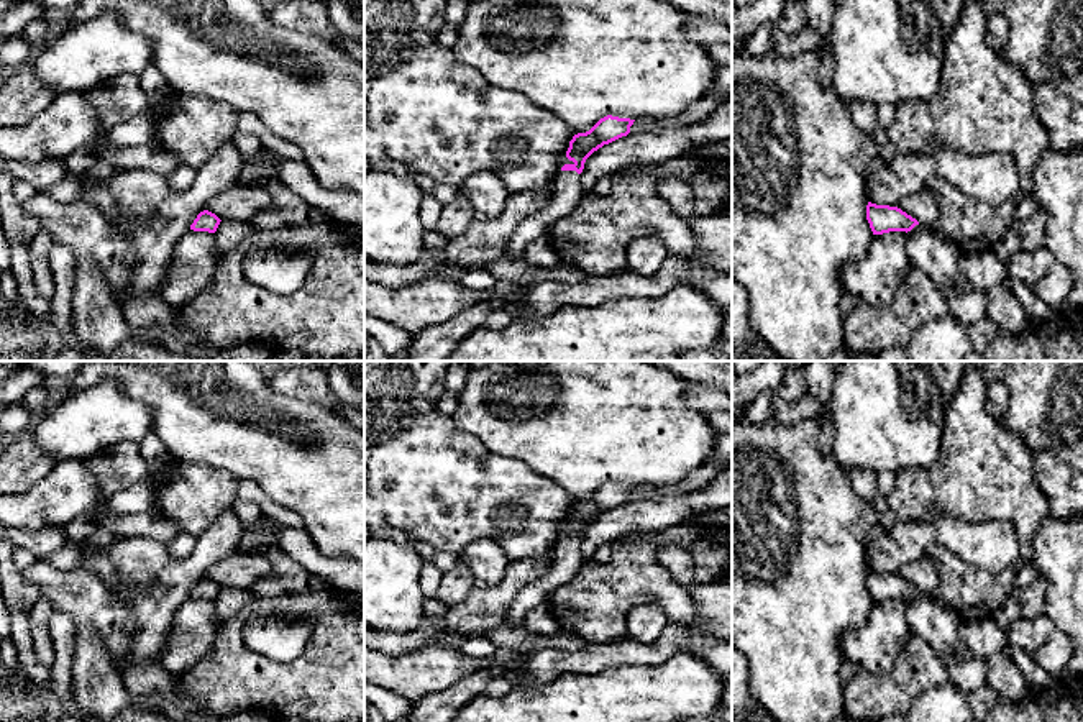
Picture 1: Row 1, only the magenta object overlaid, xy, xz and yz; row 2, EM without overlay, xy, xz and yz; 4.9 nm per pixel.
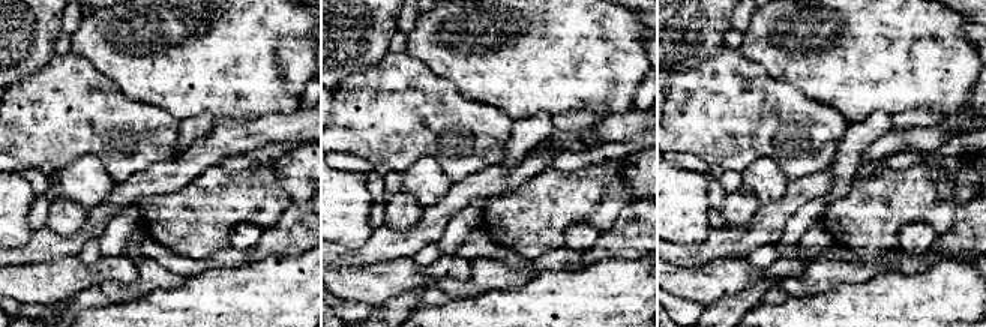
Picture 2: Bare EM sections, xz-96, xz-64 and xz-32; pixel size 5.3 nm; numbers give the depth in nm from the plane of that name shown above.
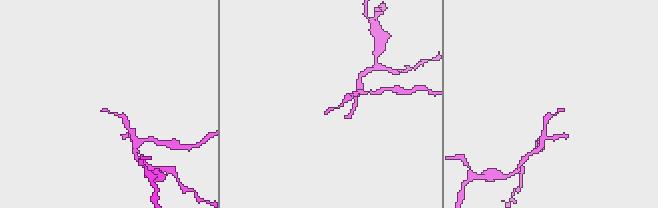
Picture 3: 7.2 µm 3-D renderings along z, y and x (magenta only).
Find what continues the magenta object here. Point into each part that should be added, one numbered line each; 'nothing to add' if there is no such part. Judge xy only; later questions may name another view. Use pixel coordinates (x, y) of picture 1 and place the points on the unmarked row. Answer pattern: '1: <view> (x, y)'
nothing to add

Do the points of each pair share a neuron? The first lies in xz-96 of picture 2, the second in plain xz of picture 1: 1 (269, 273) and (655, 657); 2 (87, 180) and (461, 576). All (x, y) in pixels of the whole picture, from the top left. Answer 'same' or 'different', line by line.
1: different
2: different

